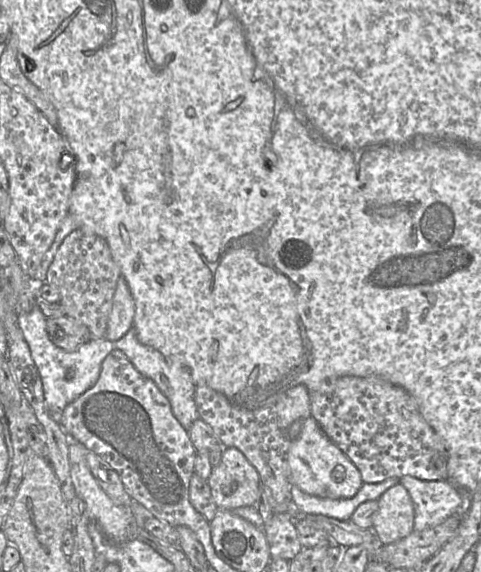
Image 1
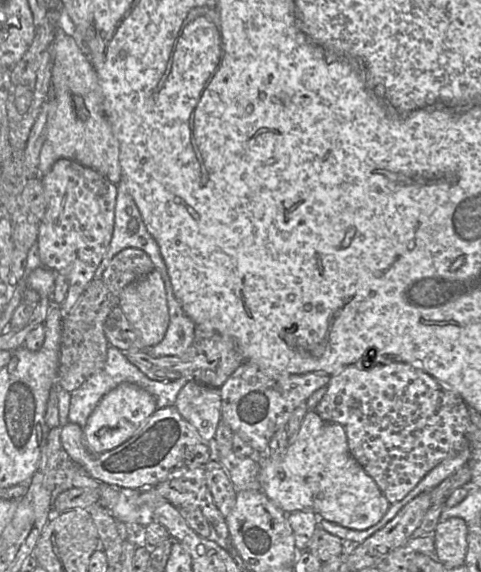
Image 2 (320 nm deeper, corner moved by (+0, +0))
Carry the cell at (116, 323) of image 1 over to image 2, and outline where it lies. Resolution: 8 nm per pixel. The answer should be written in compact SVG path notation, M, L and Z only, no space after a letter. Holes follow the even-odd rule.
M154 269L128 285L119 296L119 307L147 347L162 341L169 314L164 281L158 271Z

